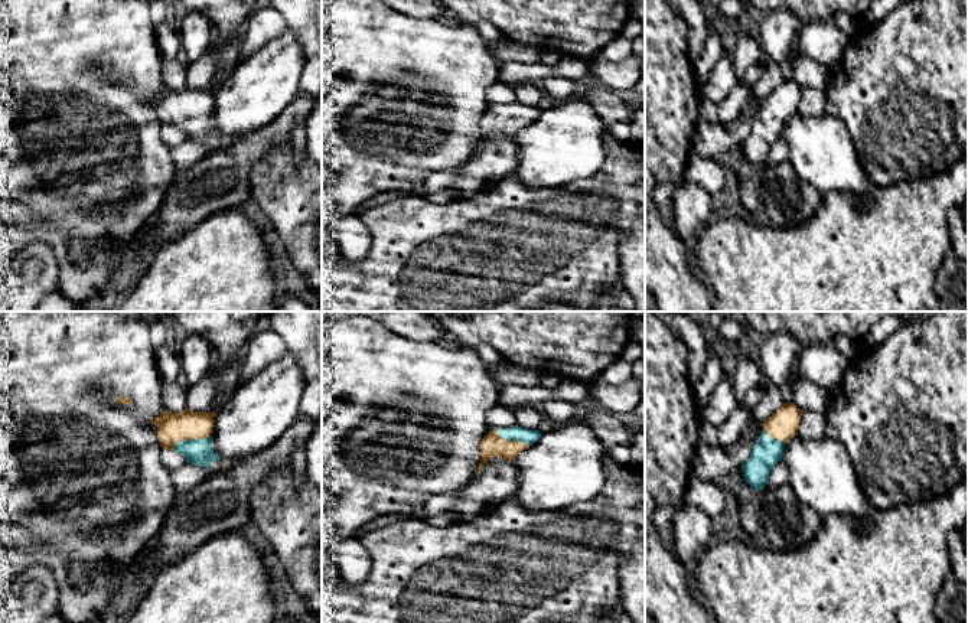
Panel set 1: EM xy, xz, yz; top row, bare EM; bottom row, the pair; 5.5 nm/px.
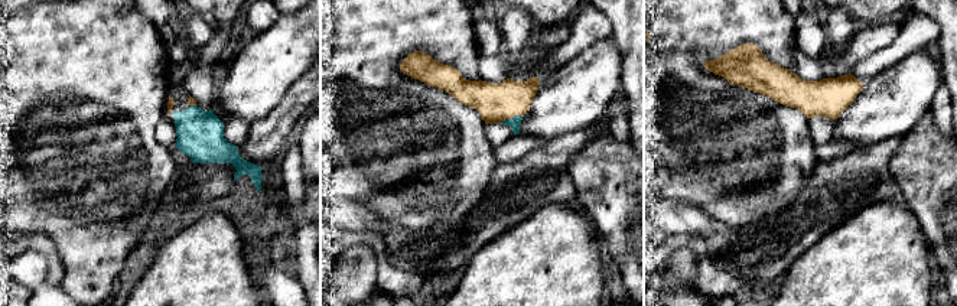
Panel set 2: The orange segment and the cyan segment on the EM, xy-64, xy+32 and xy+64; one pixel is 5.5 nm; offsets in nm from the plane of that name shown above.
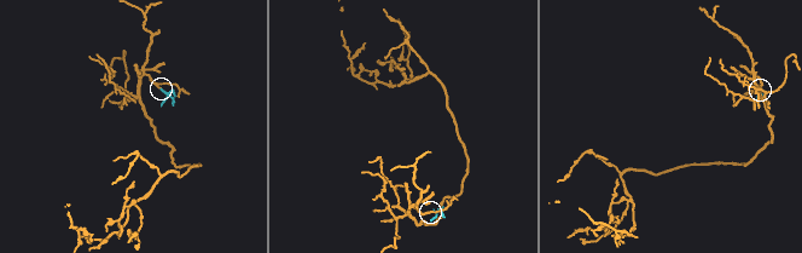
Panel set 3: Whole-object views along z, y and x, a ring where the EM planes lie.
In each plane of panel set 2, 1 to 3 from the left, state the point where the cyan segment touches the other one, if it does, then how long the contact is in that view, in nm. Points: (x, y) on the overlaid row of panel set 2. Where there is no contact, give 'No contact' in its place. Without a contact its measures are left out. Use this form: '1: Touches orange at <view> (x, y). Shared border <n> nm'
1: Touches orange at xy-64 (194, 104). Shared border 30 nm
2: Touches orange at xy+32 (510, 117). Shared border 130 nm
3: No contact

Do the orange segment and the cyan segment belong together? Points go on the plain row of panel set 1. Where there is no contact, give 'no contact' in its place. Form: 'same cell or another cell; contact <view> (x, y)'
same cell; contact xy (191, 116)

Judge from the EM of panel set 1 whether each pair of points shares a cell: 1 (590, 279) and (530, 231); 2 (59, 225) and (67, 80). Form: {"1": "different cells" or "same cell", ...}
{"1": "same cell", "2": "same cell"}

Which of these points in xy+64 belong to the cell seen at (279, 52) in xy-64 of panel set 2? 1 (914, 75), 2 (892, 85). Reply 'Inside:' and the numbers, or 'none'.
Inside: 1, 2

